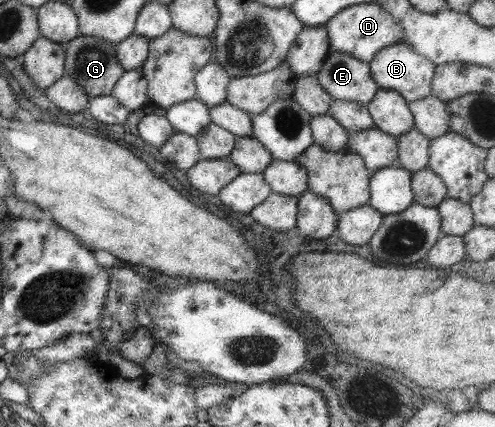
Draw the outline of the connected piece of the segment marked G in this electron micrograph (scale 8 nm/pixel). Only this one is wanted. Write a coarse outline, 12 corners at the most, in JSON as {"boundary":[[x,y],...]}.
{"boundary":[[78,35],[64,75],[88,98],[111,95],[124,73],[115,44]]}

